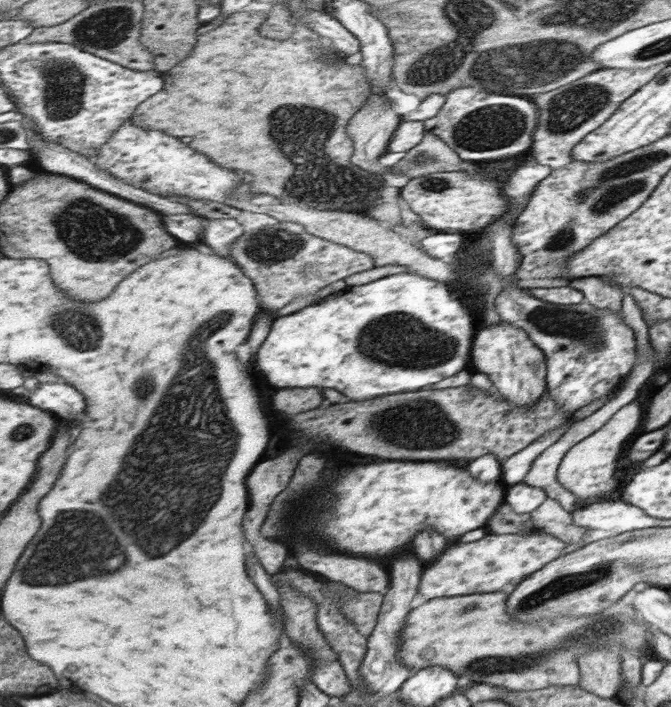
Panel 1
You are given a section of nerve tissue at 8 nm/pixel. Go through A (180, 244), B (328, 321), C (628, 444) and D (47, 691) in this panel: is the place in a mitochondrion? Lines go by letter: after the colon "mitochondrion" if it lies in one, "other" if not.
A: other
B: other
C: other
D: other

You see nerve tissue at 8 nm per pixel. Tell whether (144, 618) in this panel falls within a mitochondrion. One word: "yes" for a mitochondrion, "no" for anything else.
no

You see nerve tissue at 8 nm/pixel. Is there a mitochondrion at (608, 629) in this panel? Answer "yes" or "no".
yes

